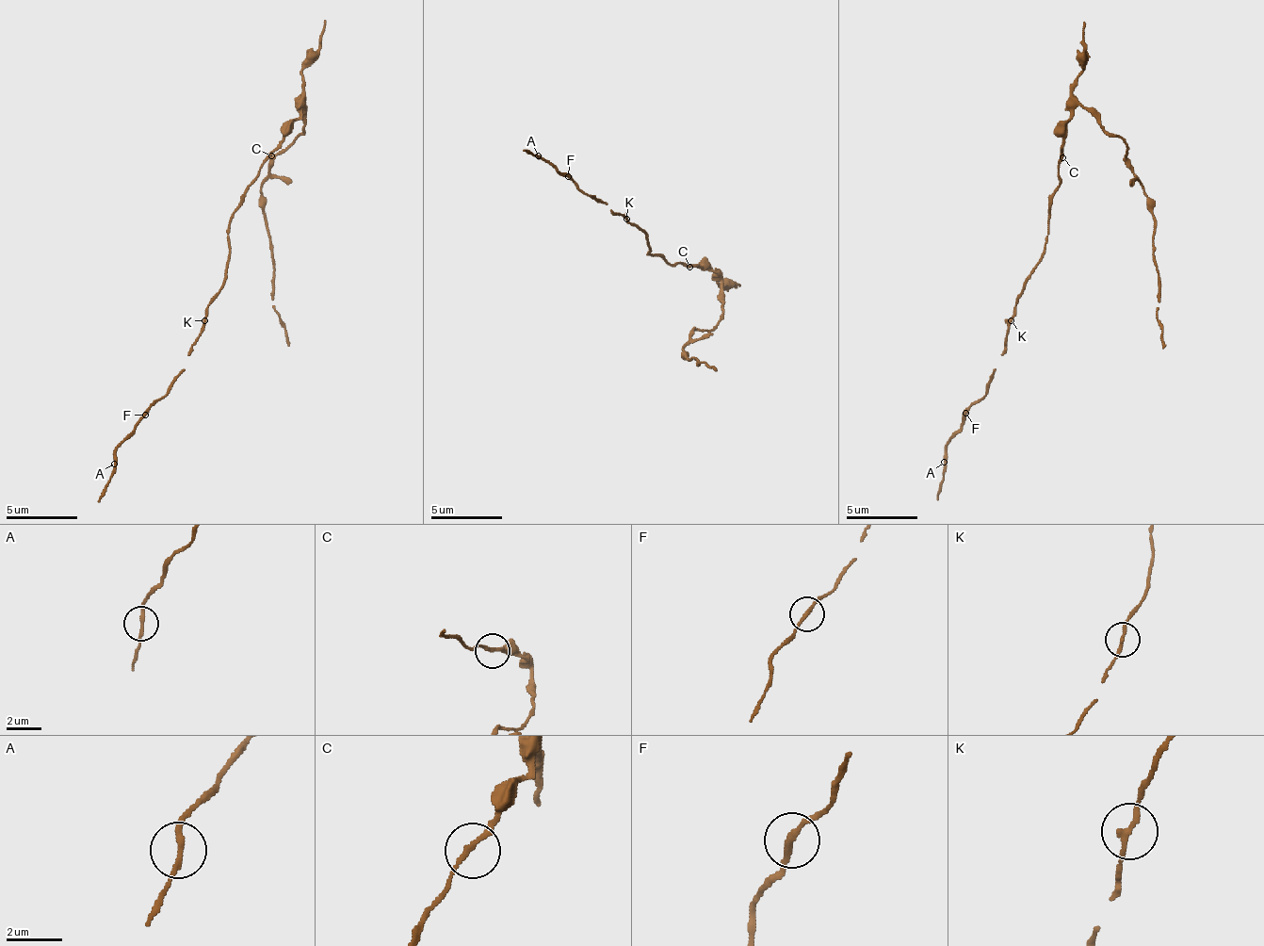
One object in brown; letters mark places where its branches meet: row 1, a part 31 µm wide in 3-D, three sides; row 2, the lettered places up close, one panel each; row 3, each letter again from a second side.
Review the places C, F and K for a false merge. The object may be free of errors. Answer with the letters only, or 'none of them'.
none of them

